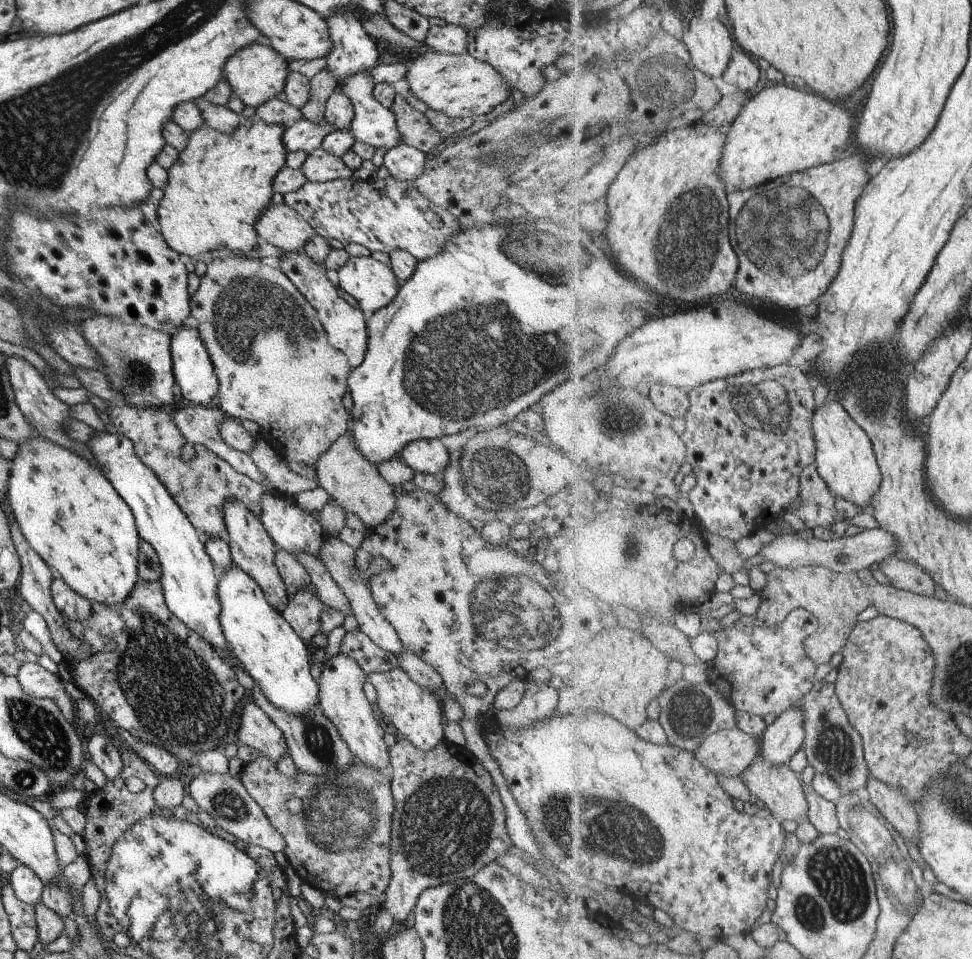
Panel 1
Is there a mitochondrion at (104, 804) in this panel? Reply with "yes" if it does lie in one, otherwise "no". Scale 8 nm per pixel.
no

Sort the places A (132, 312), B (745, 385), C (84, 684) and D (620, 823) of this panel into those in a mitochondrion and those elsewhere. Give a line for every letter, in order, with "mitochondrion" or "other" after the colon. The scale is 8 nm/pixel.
A: other
B: mitochondrion
C: other
D: mitochondrion

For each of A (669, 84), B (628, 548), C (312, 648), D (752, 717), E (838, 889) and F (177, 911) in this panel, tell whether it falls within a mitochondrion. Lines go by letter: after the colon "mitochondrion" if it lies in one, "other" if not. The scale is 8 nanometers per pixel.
A: mitochondrion
B: mitochondrion
C: other
D: other
E: mitochondrion
F: mitochondrion

